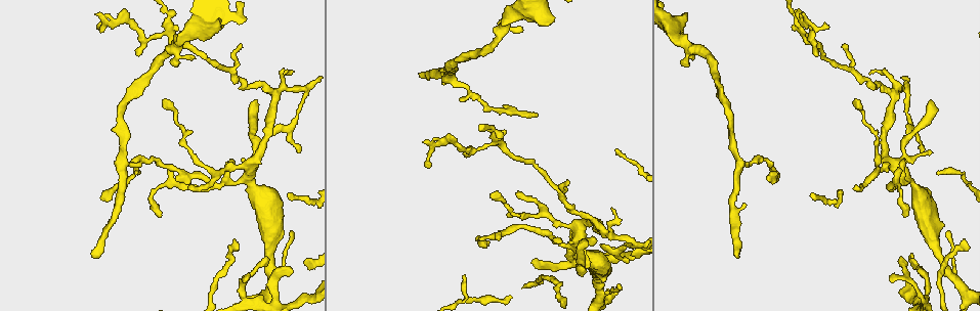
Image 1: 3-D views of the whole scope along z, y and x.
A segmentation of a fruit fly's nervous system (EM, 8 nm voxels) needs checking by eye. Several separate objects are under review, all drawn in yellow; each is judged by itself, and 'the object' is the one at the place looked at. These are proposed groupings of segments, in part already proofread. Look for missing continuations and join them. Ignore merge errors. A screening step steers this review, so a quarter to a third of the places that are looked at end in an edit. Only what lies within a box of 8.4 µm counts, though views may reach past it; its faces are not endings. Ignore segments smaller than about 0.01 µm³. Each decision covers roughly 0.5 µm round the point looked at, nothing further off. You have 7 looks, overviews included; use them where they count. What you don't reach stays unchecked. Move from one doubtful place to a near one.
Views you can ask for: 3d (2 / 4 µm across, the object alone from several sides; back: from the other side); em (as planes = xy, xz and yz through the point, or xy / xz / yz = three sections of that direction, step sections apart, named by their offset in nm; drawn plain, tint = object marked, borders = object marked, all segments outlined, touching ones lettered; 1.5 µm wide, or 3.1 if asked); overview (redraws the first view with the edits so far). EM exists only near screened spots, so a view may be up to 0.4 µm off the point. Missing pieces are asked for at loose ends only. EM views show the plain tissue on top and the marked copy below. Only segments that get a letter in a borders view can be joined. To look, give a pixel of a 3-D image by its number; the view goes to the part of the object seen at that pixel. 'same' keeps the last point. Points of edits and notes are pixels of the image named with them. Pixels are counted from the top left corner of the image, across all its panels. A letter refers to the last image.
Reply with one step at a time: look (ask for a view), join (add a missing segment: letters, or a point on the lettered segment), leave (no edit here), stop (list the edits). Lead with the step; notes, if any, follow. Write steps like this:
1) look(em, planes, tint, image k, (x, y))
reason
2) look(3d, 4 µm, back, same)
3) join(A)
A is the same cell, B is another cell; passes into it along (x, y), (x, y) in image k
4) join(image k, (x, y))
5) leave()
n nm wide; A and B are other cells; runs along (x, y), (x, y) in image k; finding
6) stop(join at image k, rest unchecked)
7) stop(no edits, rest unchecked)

look(em, planes, borders, image 1, (95, 256))
free end

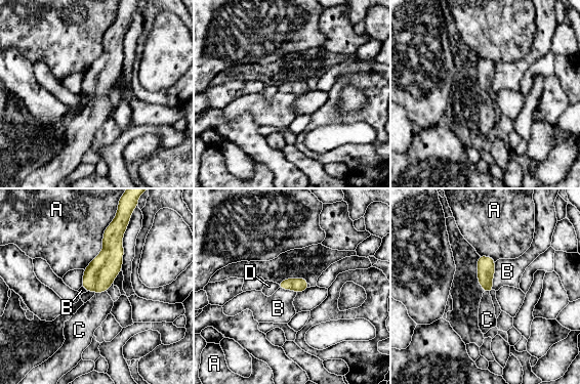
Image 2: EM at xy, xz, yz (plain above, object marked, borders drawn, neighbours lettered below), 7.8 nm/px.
join(C)
C is the same cell, A, B and D are other cells; passes into it along (99, 274), (100, 292), (89, 316) in image 2; it goes on there

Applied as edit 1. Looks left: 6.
look(overview)
see it whole again

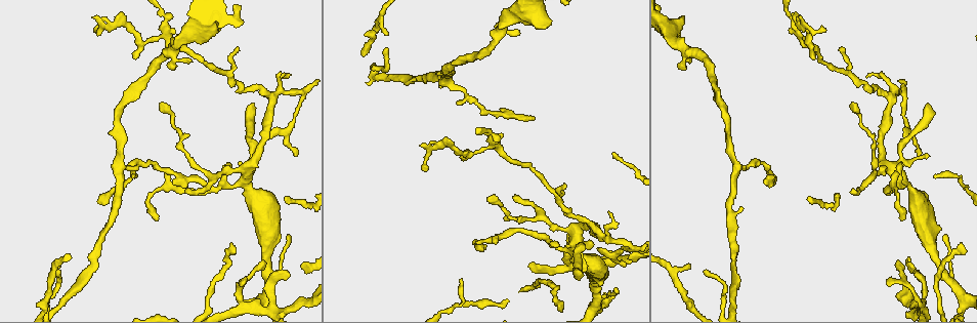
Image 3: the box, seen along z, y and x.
look(em, xy, step 8, borders, image 3, (918, 277))
thin end

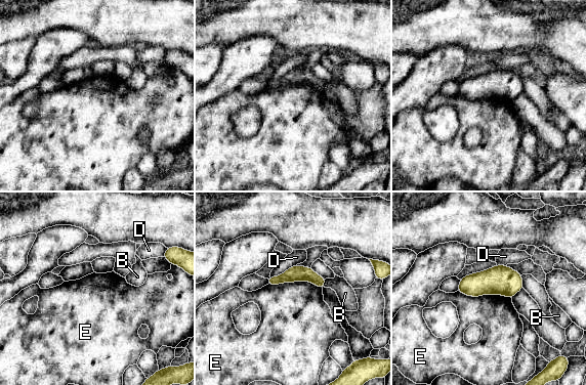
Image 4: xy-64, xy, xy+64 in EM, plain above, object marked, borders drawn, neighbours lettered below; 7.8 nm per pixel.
leave()
B, D and E are other cells; runs along (269, 281), (310, 275), (322, 285) in image 4; no lettered segment goes on from it

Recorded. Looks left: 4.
stop(join at image 2, rest unchecked)

